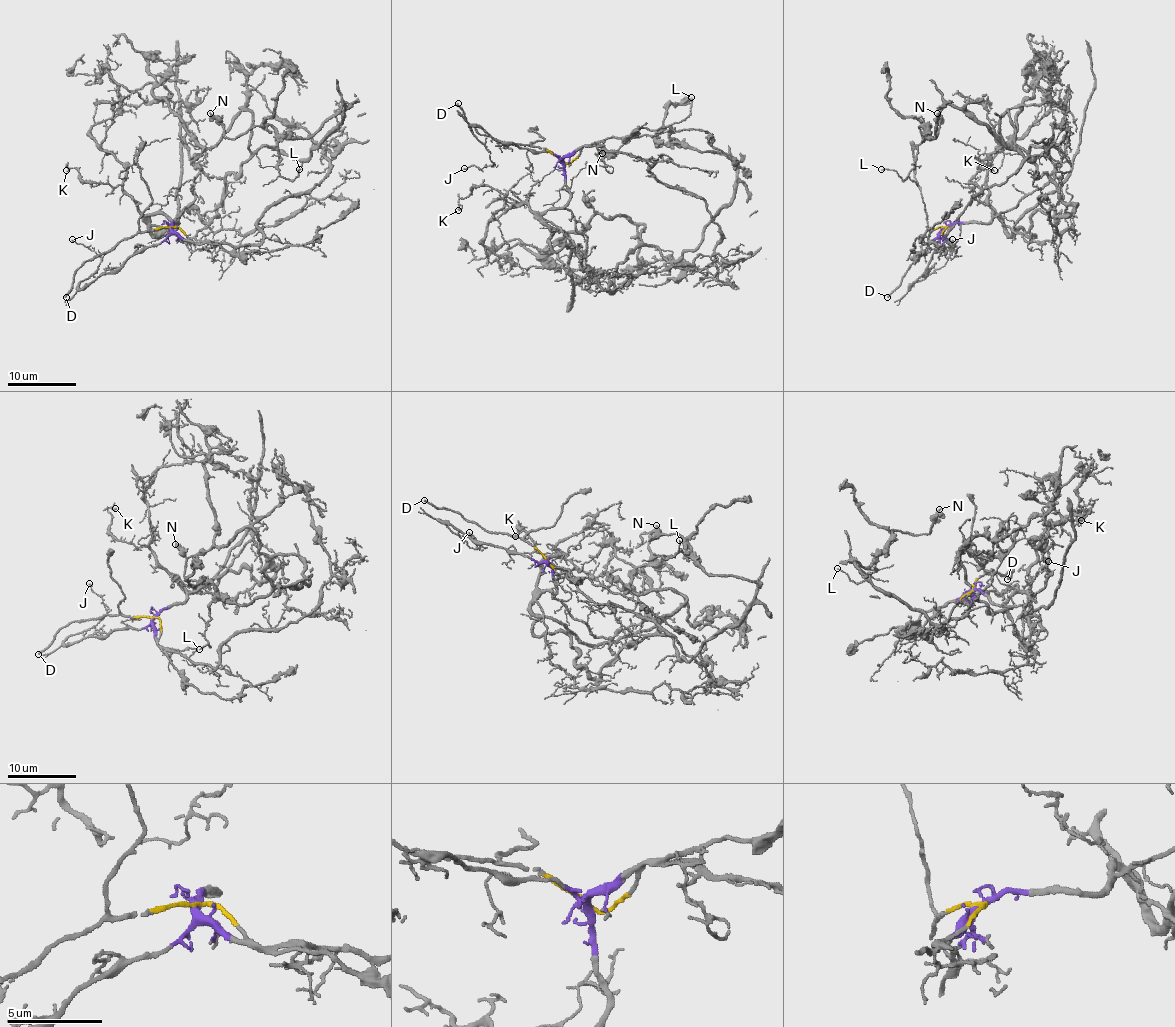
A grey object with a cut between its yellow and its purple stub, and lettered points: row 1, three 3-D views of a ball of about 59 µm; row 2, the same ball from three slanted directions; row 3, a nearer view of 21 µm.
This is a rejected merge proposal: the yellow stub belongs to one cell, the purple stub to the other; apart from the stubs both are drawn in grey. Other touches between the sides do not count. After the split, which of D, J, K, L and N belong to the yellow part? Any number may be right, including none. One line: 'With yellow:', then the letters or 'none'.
With yellow: D

